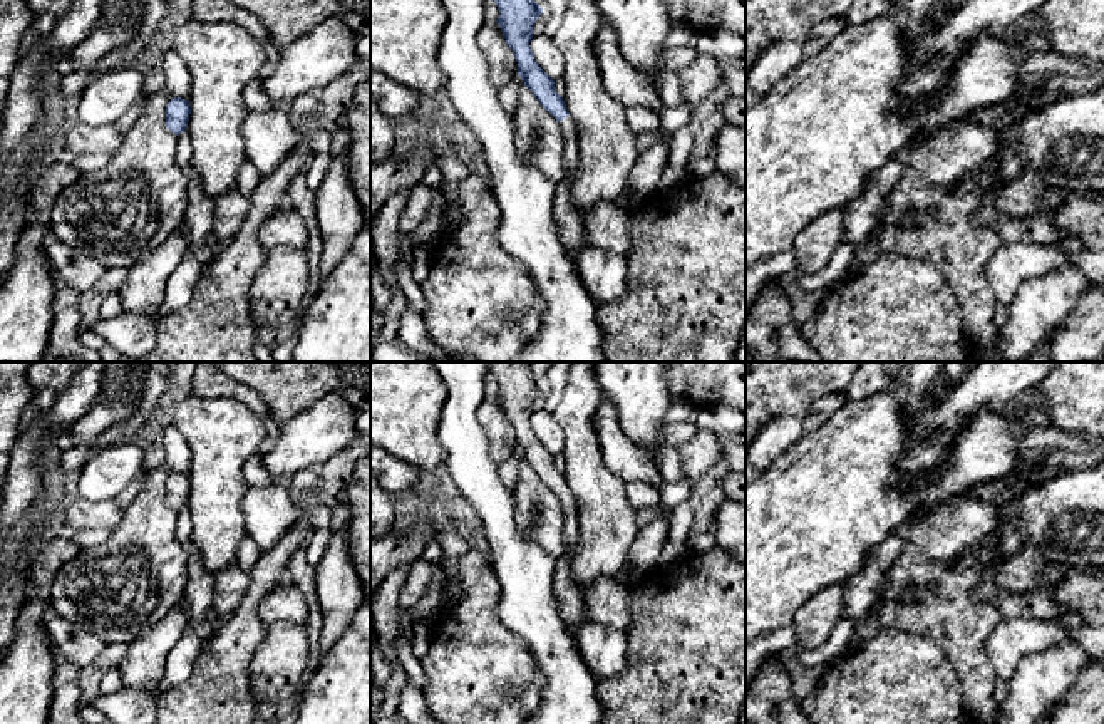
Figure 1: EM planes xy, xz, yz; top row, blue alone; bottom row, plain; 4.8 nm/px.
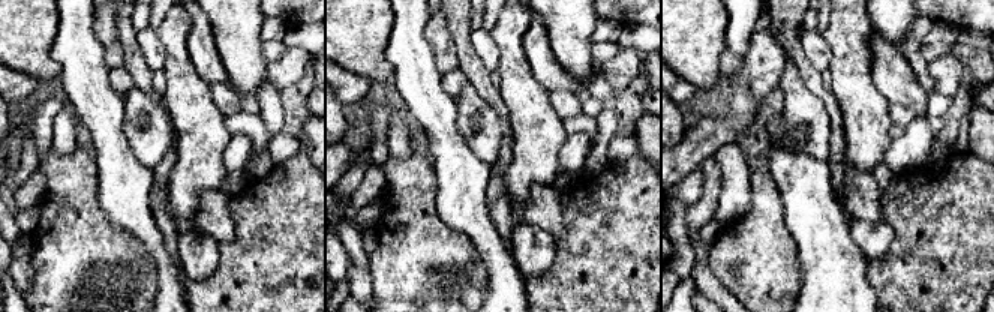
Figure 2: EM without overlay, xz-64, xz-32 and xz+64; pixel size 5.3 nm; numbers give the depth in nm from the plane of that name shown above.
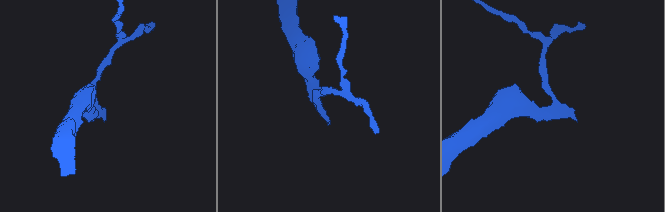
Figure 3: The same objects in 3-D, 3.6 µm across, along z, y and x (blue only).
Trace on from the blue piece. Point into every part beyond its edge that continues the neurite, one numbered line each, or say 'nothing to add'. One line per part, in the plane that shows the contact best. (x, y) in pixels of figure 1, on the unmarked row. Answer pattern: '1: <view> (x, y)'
1: xz (567, 500)

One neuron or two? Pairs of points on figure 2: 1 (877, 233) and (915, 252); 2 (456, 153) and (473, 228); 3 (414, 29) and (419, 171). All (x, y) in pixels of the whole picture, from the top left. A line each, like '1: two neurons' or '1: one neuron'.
1: two neurons
2: one neuron
3: two neurons

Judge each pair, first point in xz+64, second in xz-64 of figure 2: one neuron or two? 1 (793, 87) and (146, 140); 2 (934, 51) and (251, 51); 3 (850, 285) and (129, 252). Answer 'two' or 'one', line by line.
1: one
2: two
3: two

